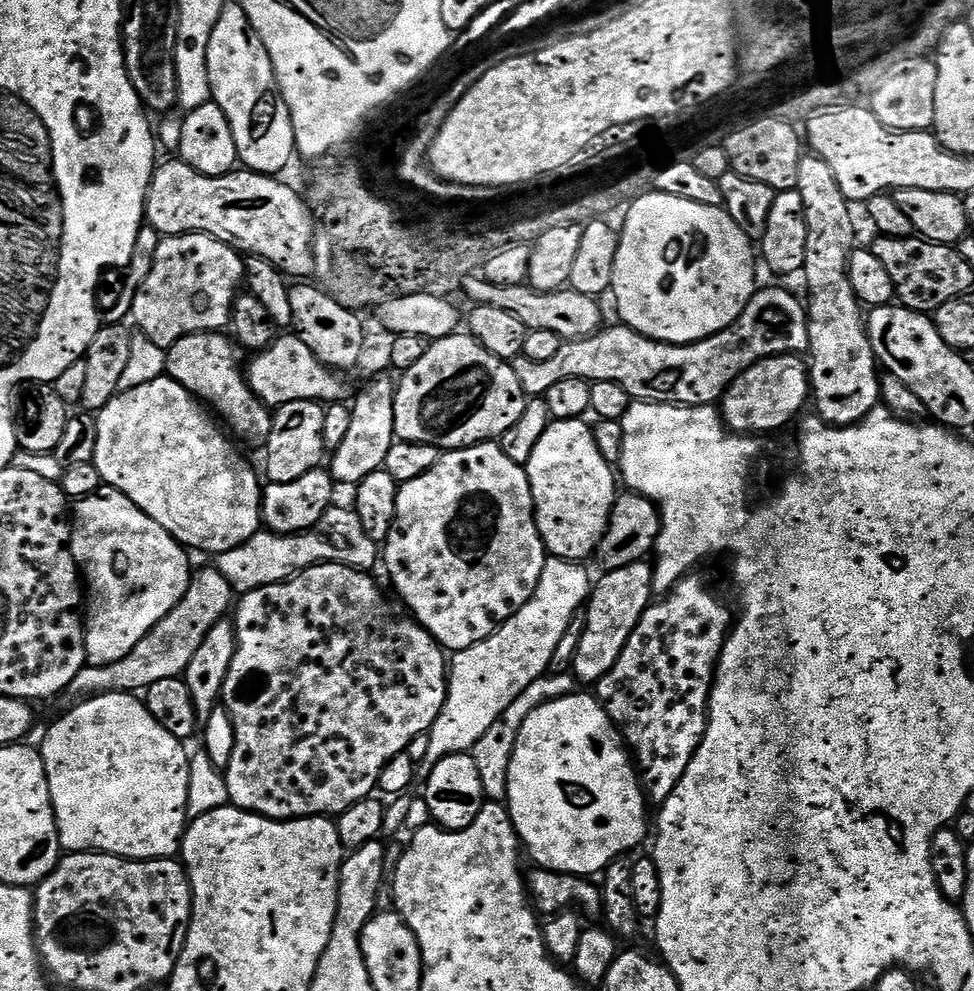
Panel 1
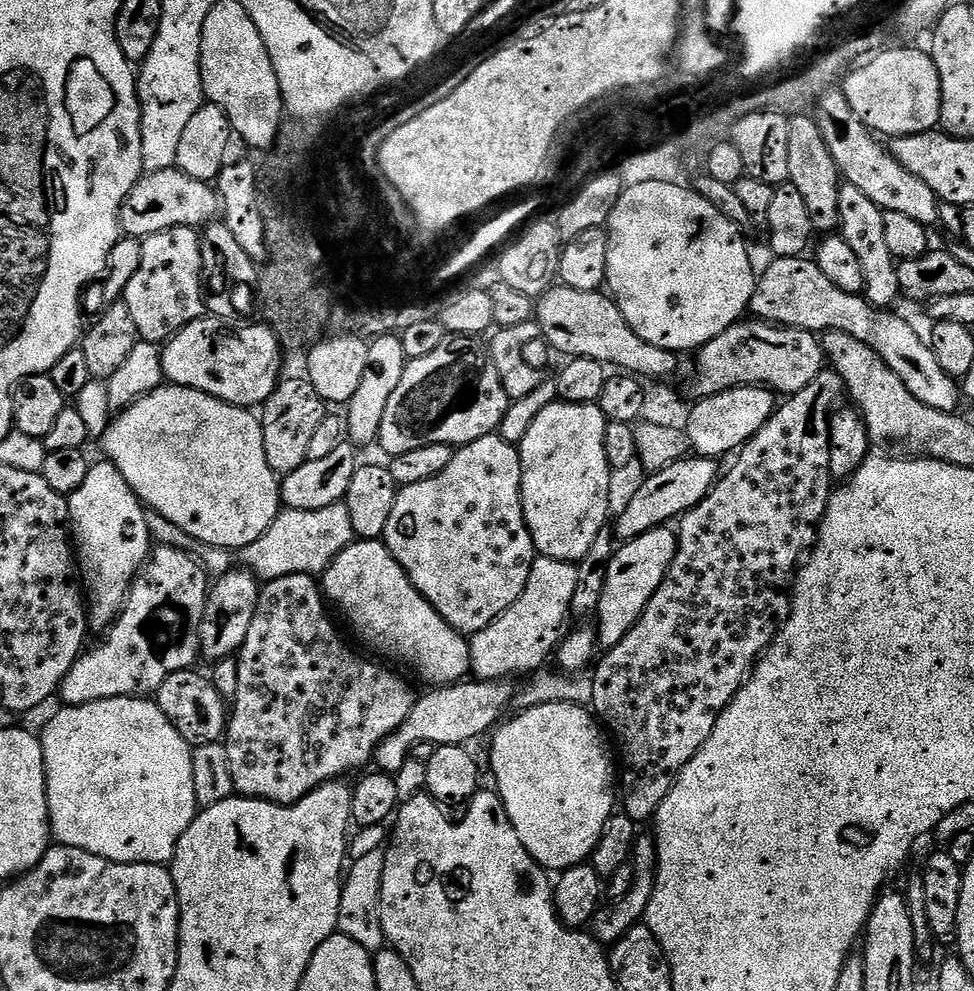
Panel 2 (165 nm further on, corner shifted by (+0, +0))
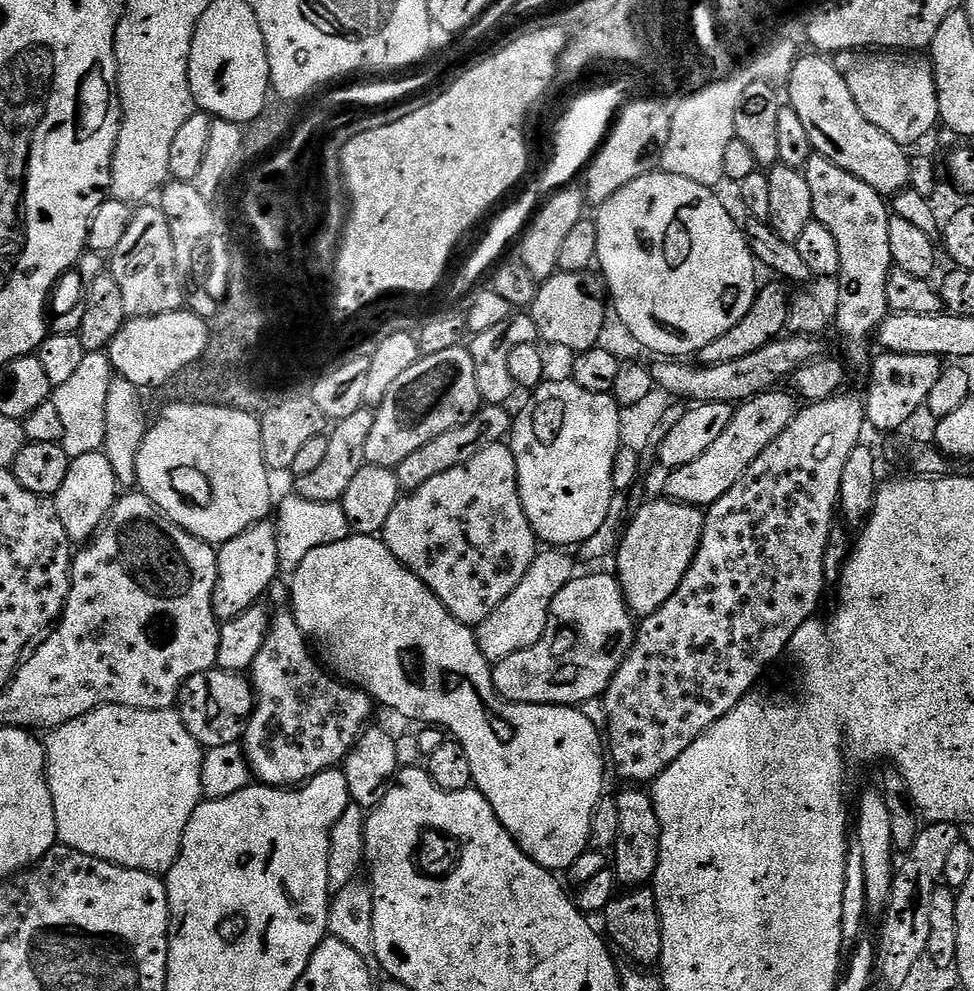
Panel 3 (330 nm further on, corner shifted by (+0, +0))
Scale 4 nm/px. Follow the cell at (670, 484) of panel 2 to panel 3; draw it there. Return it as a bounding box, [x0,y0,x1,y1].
[663,391,798,510]

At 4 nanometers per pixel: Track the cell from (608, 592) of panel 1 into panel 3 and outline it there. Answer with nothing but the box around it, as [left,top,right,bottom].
[614,499,704,617]

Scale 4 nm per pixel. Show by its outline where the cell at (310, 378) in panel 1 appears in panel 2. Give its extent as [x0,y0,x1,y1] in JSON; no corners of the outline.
[160,314,282,409]

